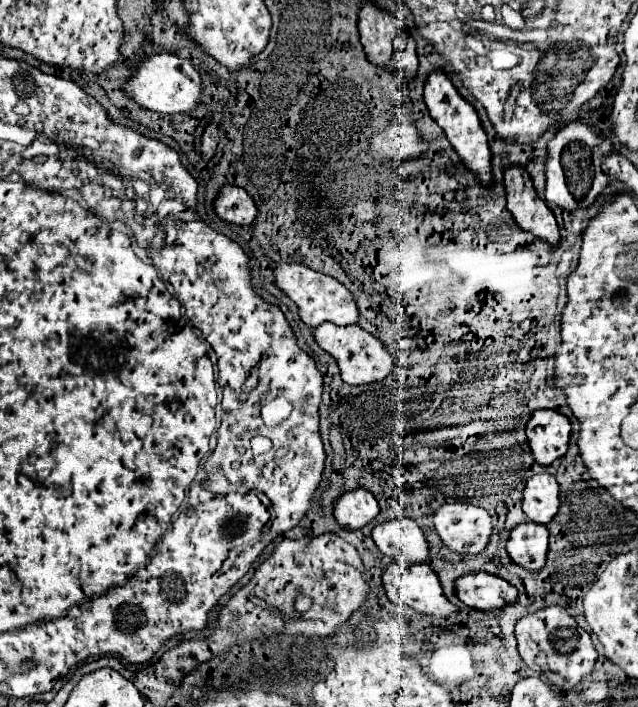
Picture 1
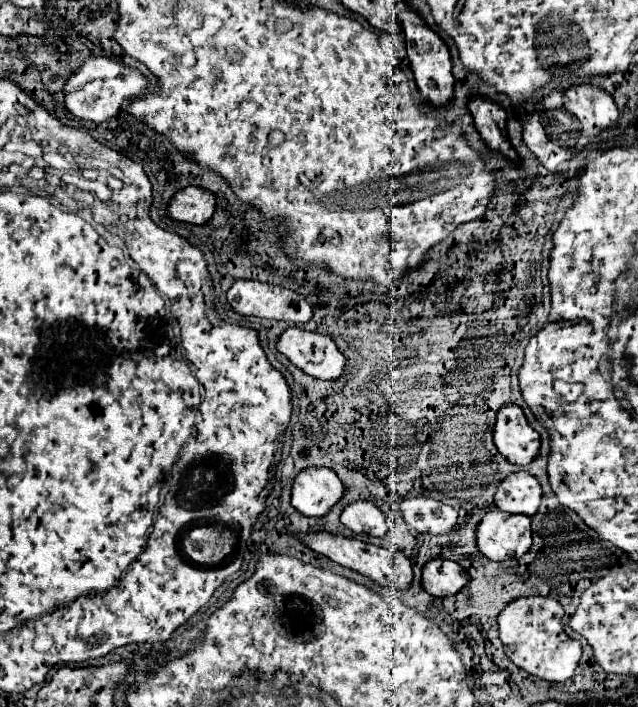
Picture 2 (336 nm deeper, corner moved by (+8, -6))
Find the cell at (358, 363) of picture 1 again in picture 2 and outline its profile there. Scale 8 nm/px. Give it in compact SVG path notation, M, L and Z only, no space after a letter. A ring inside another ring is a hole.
M289 327L277 343L277 349L307 375L335 381L345 373L347 357L333 343L333 337Z

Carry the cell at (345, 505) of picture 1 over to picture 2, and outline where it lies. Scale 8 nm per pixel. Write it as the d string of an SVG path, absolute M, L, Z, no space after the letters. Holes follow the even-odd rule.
M309 467L295 477L291 503L307 517L323 517L341 501L343 493L345 487L333 469Z

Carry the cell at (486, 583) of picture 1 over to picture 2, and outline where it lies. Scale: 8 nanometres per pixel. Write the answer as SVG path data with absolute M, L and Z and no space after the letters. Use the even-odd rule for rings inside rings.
M433 559L423 567L423 589L433 597L459 593L469 583L469 573L455 561Z

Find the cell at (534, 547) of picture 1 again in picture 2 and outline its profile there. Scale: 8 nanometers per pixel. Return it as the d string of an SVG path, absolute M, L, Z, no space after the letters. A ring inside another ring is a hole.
M487 513L477 525L477 547L491 561L519 559L531 549L531 523L527 515Z

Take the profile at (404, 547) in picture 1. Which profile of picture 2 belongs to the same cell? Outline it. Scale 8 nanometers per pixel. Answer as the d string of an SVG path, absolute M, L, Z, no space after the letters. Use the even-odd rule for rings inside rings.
M357 501L347 505L341 513L341 523L357 535L367 533L371 537L387 537L391 529L387 517L371 501Z

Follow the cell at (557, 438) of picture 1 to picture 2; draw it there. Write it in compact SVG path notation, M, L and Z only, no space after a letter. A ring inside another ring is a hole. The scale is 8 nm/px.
M503 405L495 423L495 445L499 453L515 465L529 465L539 455L539 433L529 425L521 407Z

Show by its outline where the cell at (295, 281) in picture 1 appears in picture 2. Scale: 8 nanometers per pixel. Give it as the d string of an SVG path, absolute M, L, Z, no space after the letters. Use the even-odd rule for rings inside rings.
M239 279L227 291L227 301L241 315L265 319L281 319L289 323L307 323L313 317L313 307L305 297L281 285L269 285L253 279Z

